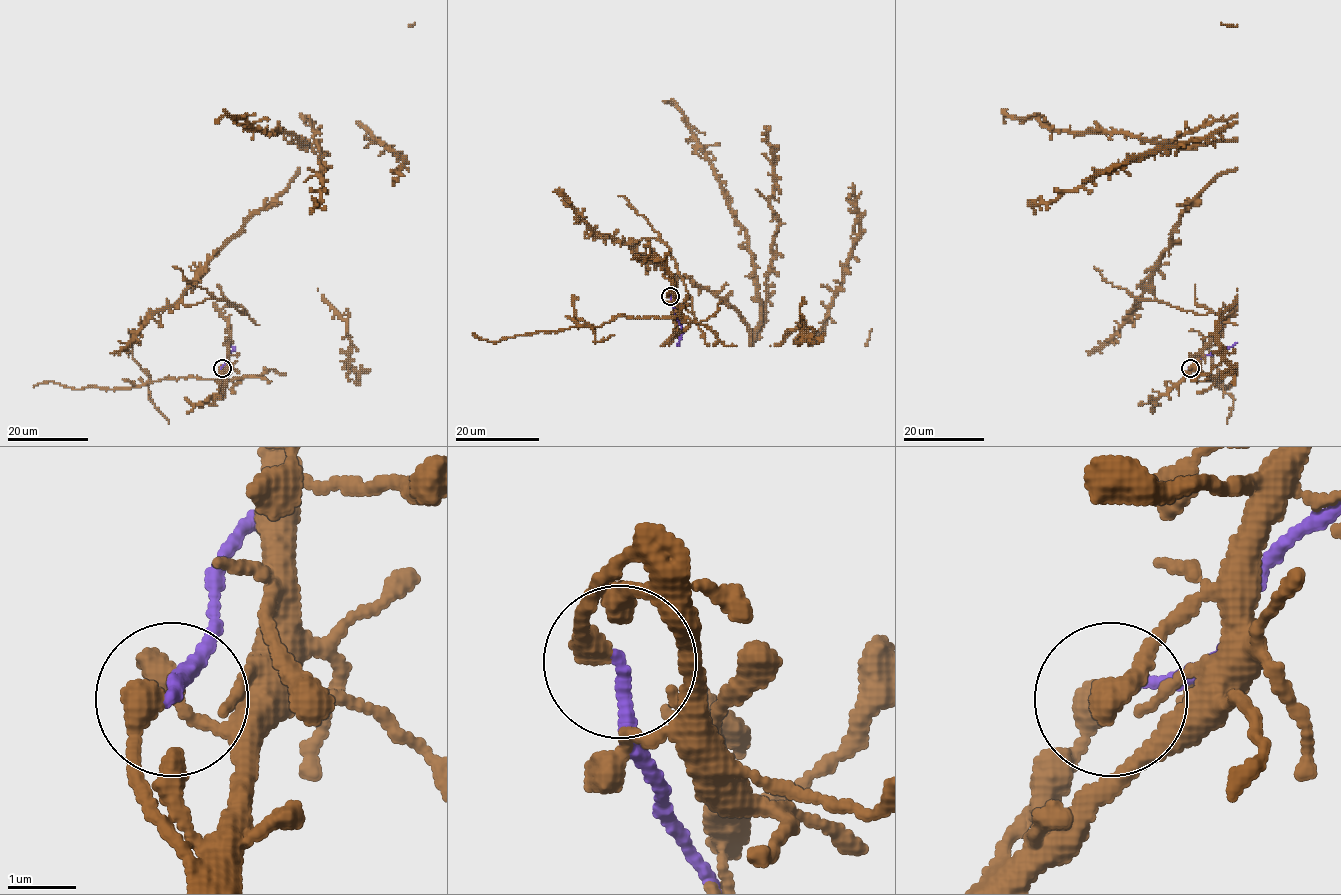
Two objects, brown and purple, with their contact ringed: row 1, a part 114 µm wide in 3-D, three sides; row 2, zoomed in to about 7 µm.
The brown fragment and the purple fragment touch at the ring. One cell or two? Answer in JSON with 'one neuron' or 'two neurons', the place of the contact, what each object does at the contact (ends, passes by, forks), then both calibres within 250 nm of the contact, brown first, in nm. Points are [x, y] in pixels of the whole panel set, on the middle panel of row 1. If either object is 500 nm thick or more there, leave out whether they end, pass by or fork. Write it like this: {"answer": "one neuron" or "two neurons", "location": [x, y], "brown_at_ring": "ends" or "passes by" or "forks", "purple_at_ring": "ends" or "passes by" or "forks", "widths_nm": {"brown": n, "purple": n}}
{"answer": "two neurons", "location": [670, 296], "brown_at_ring": "ends", "purple_at_ring": "ends", "widths_nm": {"brown": 400, "purple": 180}}

